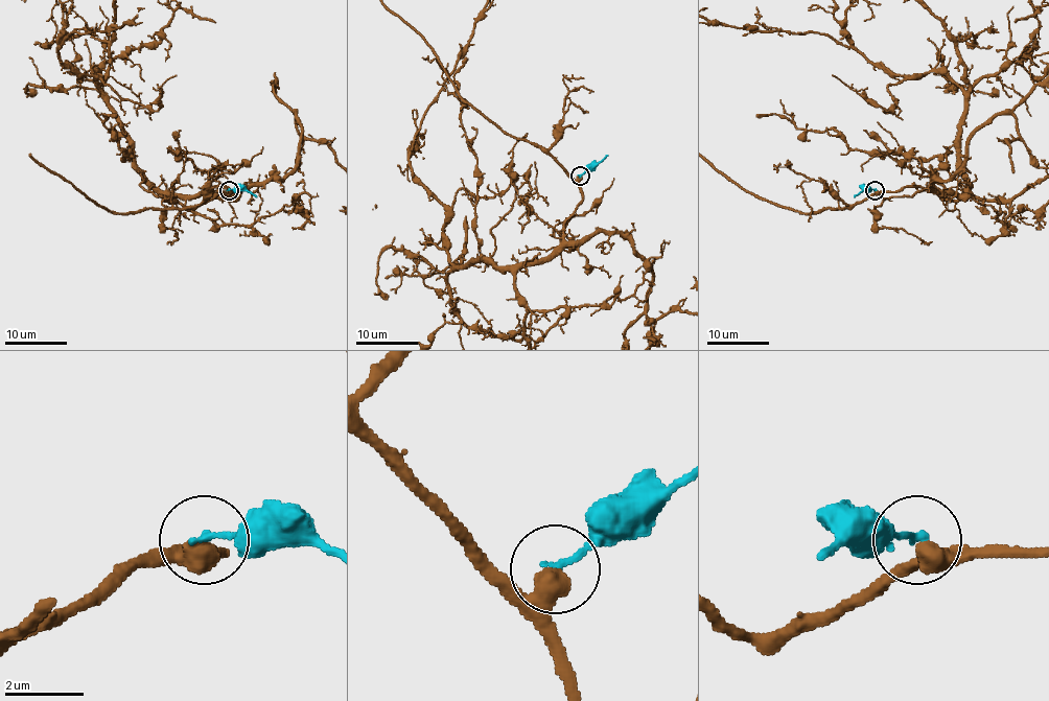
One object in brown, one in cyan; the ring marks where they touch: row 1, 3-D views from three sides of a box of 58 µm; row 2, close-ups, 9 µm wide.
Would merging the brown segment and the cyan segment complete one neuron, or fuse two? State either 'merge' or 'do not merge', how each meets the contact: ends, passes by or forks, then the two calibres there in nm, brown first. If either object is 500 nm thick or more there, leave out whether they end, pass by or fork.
merge; calibres 550 and 190 nm

